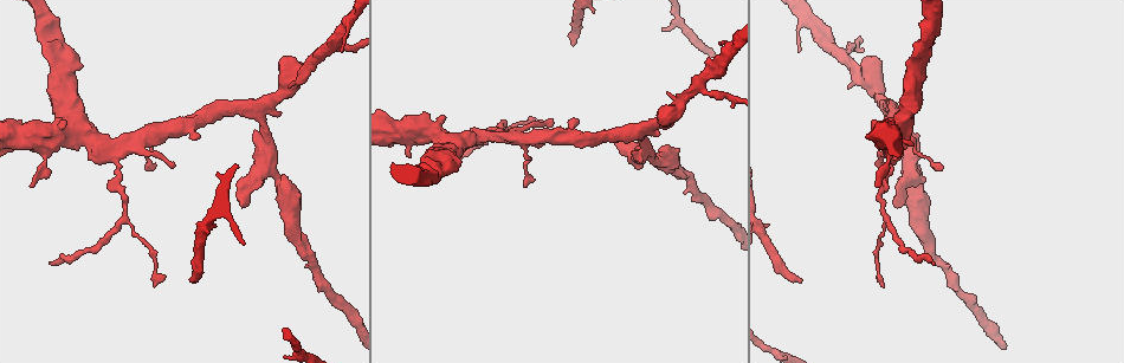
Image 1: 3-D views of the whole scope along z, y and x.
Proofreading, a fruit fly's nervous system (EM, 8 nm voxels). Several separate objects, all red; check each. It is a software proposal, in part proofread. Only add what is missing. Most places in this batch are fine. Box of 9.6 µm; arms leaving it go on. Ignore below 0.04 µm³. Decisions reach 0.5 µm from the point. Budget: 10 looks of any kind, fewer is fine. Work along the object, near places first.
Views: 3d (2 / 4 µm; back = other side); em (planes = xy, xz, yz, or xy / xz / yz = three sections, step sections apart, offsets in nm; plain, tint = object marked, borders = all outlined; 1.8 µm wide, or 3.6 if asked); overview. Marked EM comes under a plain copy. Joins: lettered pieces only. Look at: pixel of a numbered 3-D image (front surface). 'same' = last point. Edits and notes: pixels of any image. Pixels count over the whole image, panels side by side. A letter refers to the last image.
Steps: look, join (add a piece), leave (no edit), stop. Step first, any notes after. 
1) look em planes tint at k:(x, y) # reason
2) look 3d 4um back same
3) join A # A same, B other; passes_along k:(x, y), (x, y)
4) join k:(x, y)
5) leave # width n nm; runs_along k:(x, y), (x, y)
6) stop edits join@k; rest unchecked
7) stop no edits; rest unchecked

look 3d 2um at 1:(571, 45) # free end

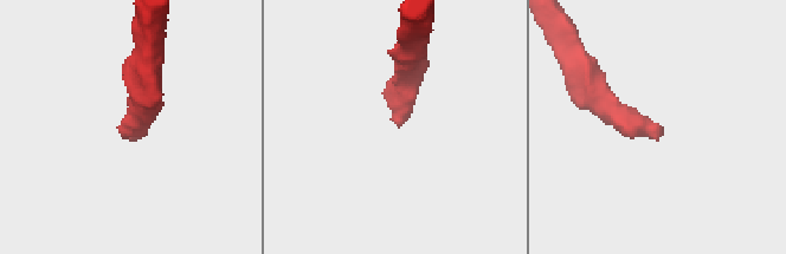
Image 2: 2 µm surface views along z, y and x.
look em 3.6um xz step 4 tint at 2:(394, 123)

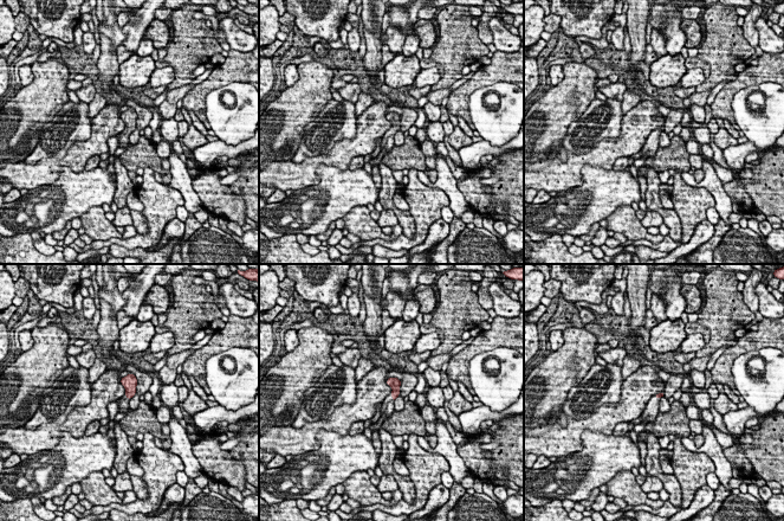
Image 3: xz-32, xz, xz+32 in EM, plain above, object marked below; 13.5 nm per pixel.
look em 3.6um planes borders same

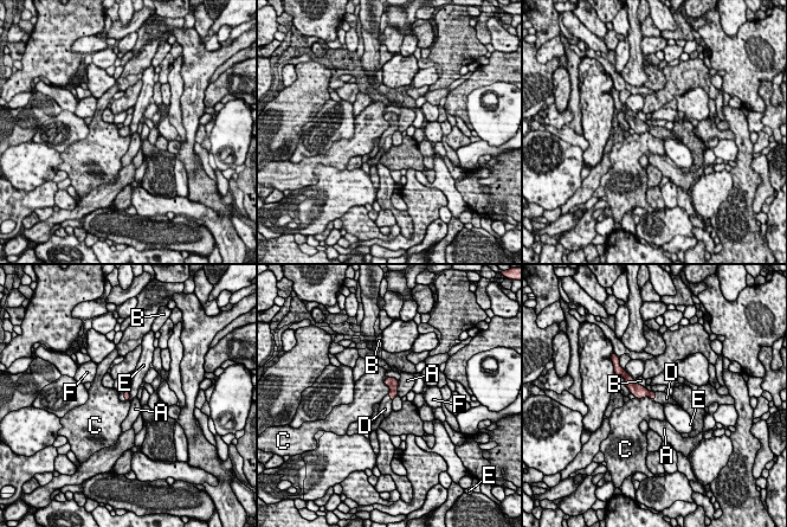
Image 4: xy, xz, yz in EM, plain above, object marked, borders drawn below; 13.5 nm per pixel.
join D # A other, B other, C other, D same, E other, F other; passes_along 4:(127, 396), (124, 397), (122, 393); the neuron continues

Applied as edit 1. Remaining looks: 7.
look overview

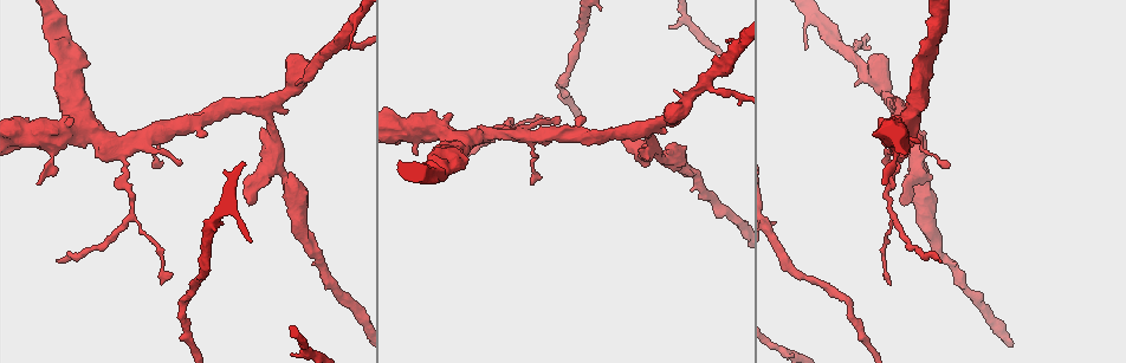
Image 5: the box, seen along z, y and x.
look 3d 4um at 5:(287, 111) # branch stops here

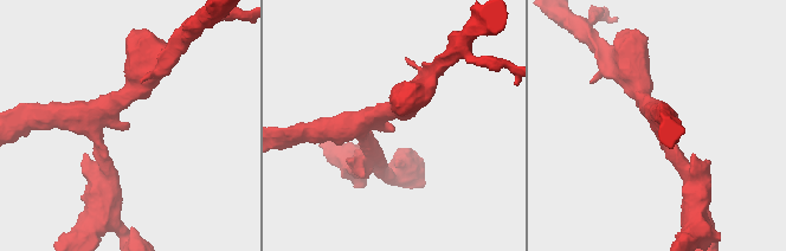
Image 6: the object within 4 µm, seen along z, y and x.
look em 3.6um xy step 16 borders at 6:(128, 127) # now the EM

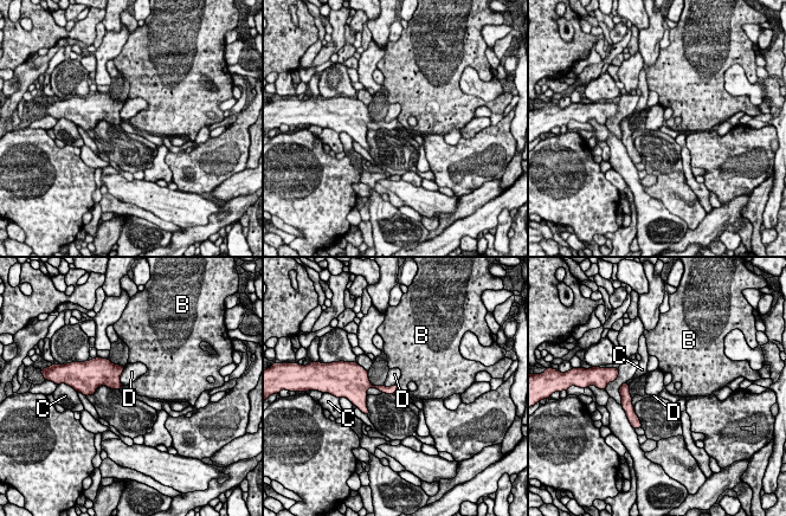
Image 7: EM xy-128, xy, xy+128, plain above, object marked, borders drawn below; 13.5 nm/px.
look em 3.6um planes borders same

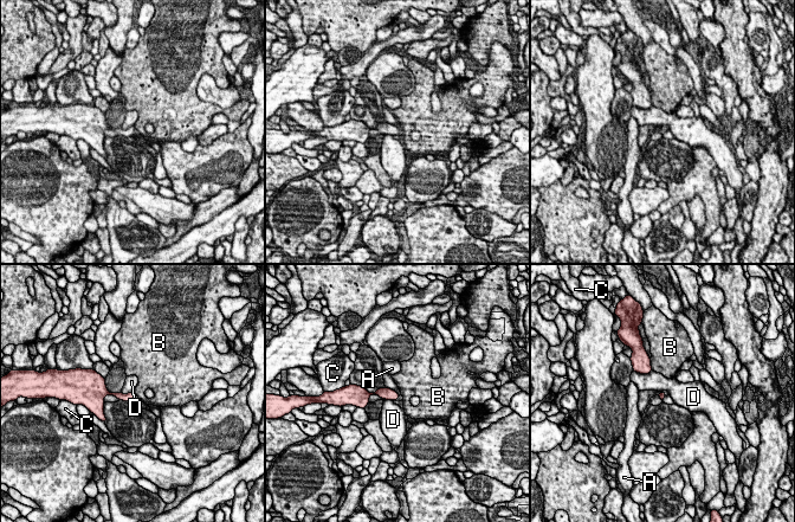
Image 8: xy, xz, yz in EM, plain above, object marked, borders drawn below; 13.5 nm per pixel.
leave # A other, B other, C other, D other; border 8:(650, 359), (652, 369); no lettered piece goes on from it

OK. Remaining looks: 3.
look em 3.6um planes borders at 5:(113, 142) # arms part here

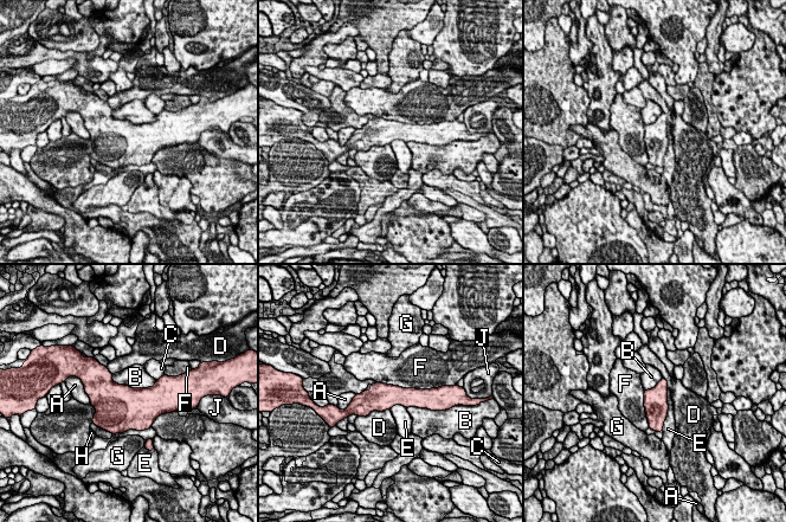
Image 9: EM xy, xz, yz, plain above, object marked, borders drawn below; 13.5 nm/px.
leave # A other, B other, C other, D other, E other, F other, G other, H other, J other; border 9:(668, 388), (668, 414), (662, 431); no lettered piece goes on from it

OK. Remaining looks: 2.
look 3d 2um at 5:(58, 260) # an open end

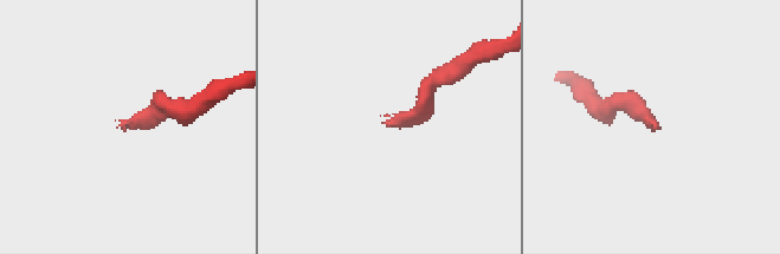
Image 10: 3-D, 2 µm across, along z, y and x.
look em xy step 8 borders at 10:(123, 128) # now the EM

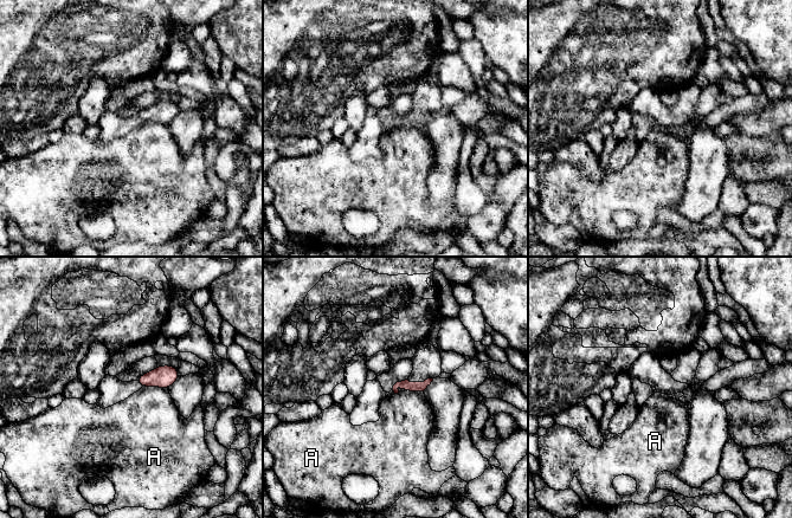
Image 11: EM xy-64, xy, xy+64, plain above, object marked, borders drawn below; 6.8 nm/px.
leave # A other; border 11:(141, 387), (158, 386), (167, 389); no lettered piece goes on from it

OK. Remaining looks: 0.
stop edits join@4; rest unchecked

